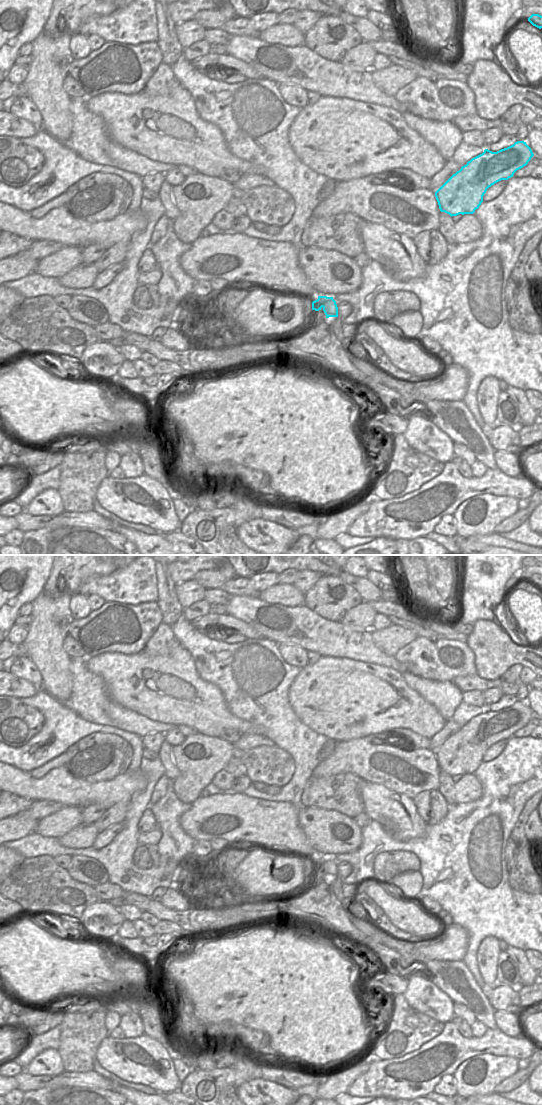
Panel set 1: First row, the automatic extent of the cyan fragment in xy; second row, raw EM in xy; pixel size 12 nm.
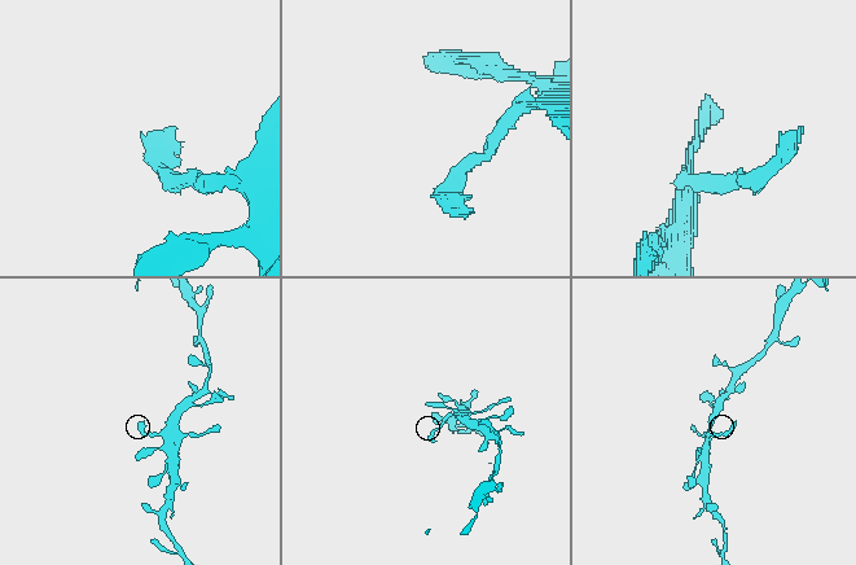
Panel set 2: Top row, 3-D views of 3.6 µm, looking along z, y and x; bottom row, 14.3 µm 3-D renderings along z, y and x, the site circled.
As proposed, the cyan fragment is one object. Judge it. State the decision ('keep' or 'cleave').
keep

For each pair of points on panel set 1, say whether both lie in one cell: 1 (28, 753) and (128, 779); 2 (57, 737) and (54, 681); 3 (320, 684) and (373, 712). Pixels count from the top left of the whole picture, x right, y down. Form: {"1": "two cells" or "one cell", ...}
{"1": "two cells", "2": "two cells", "3": "one cell"}

